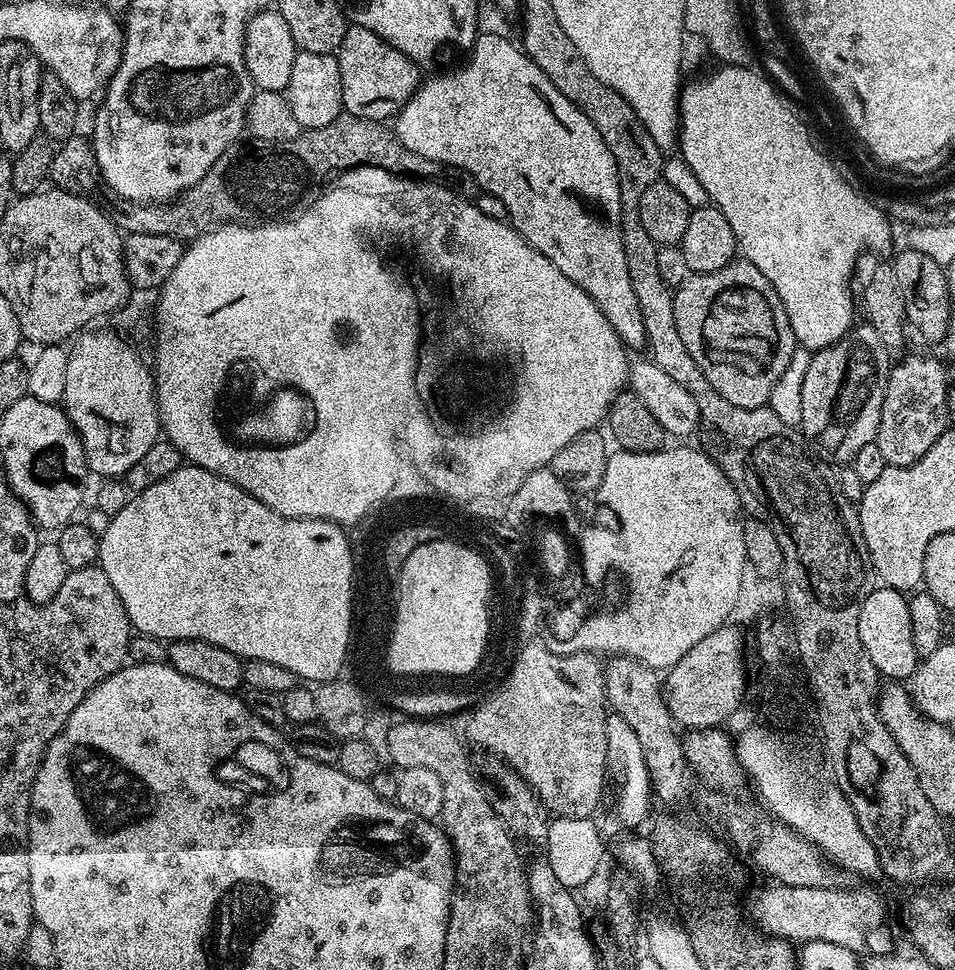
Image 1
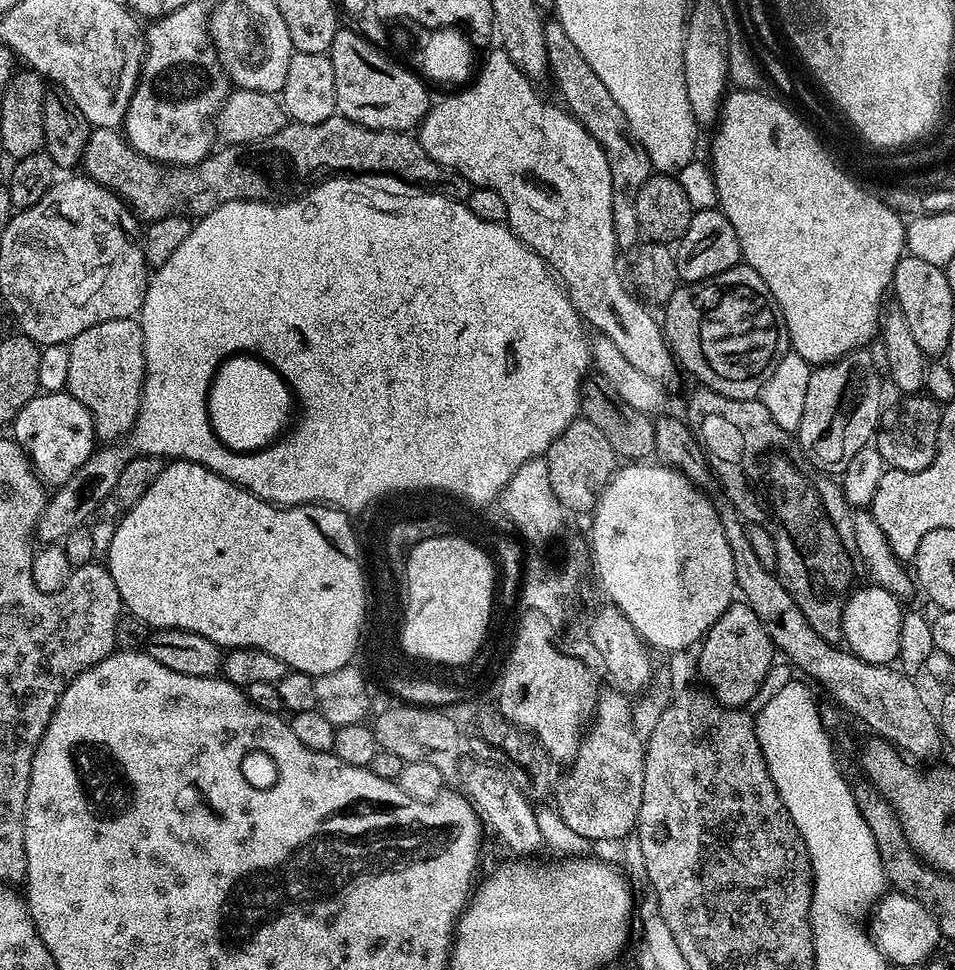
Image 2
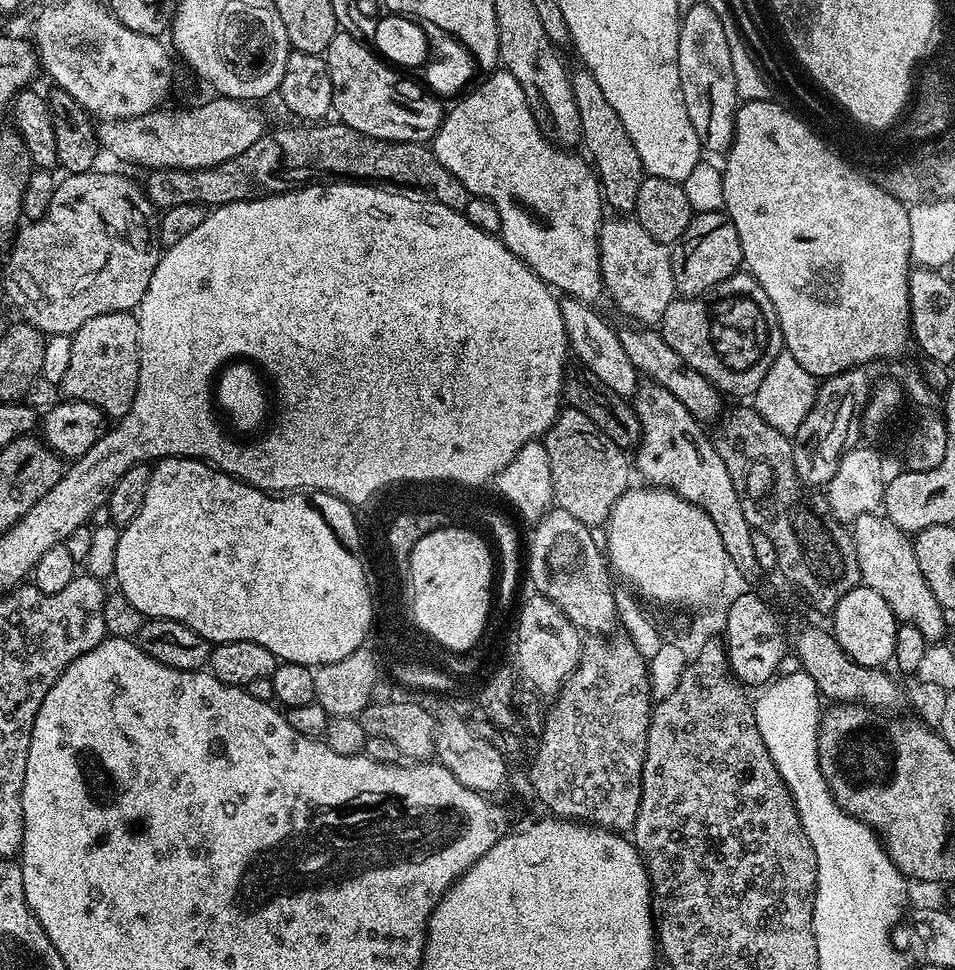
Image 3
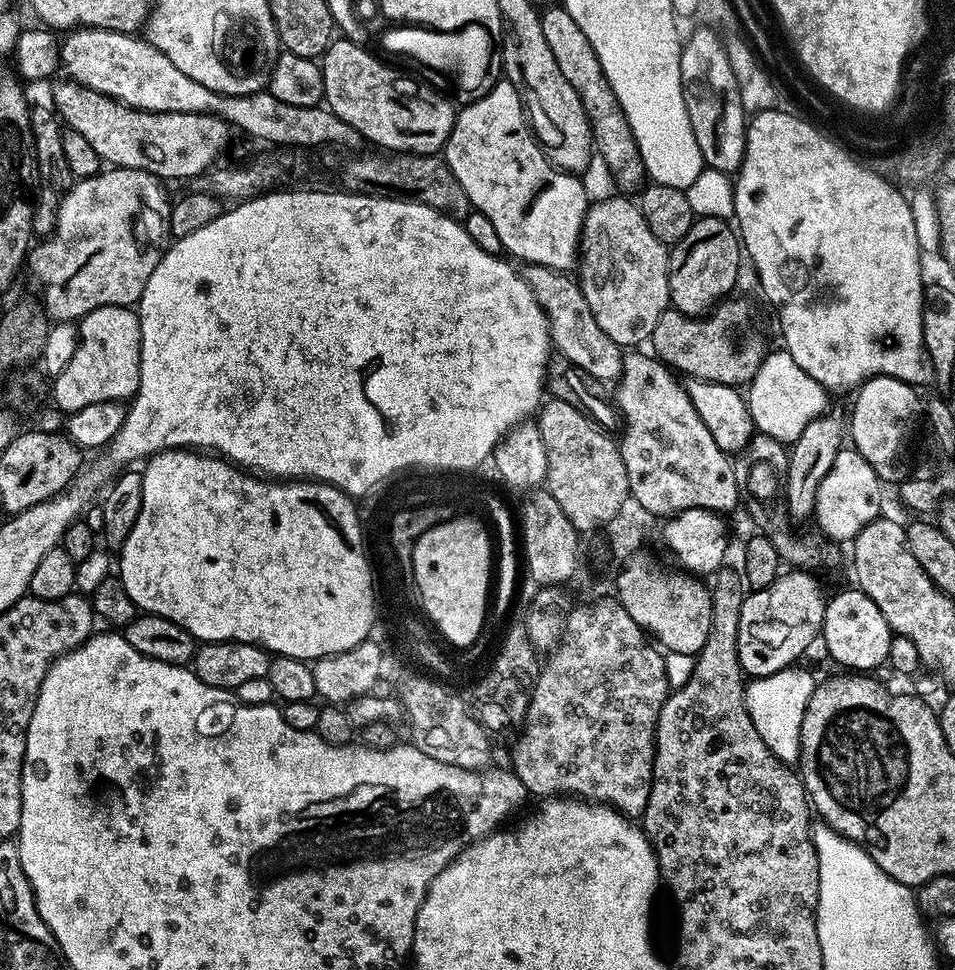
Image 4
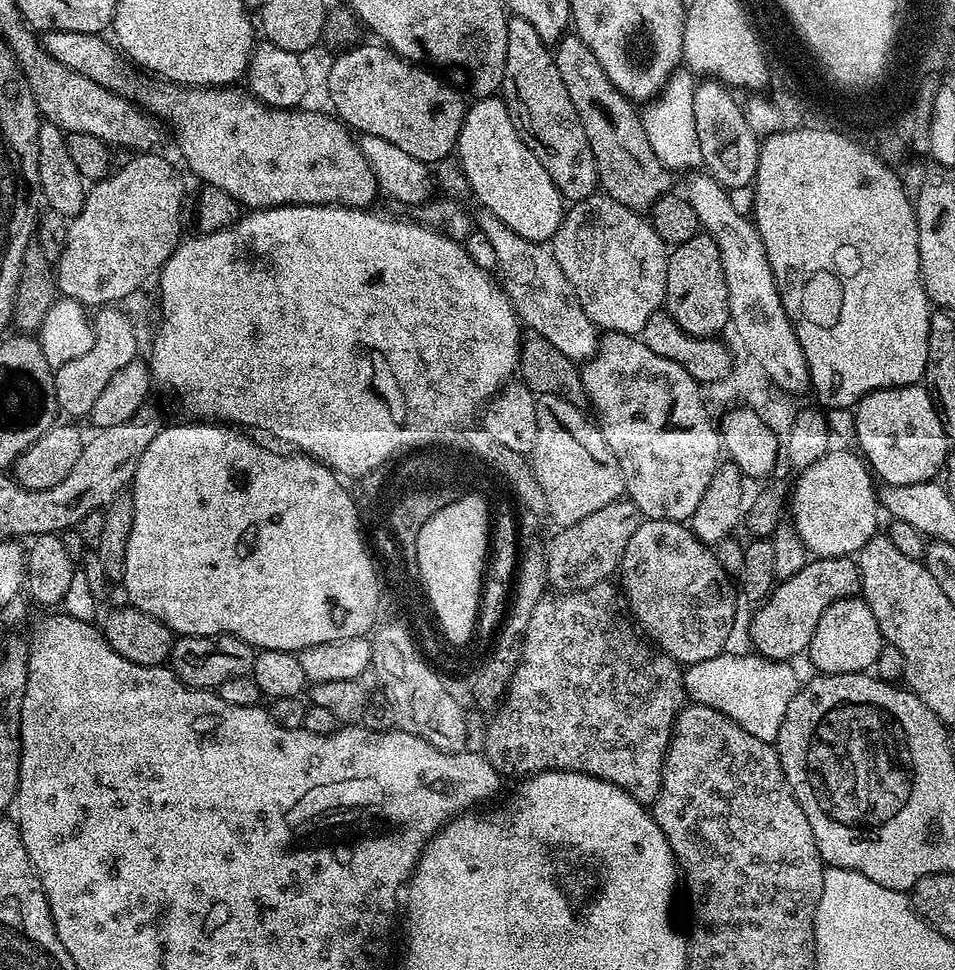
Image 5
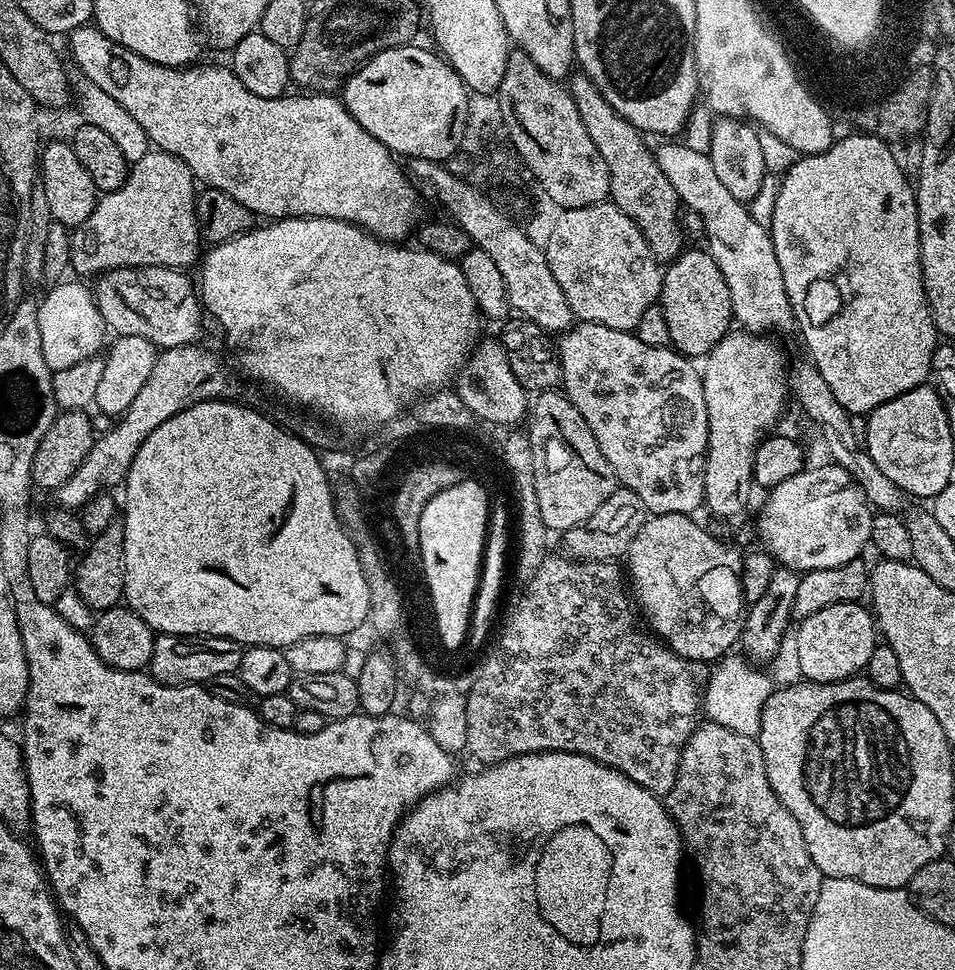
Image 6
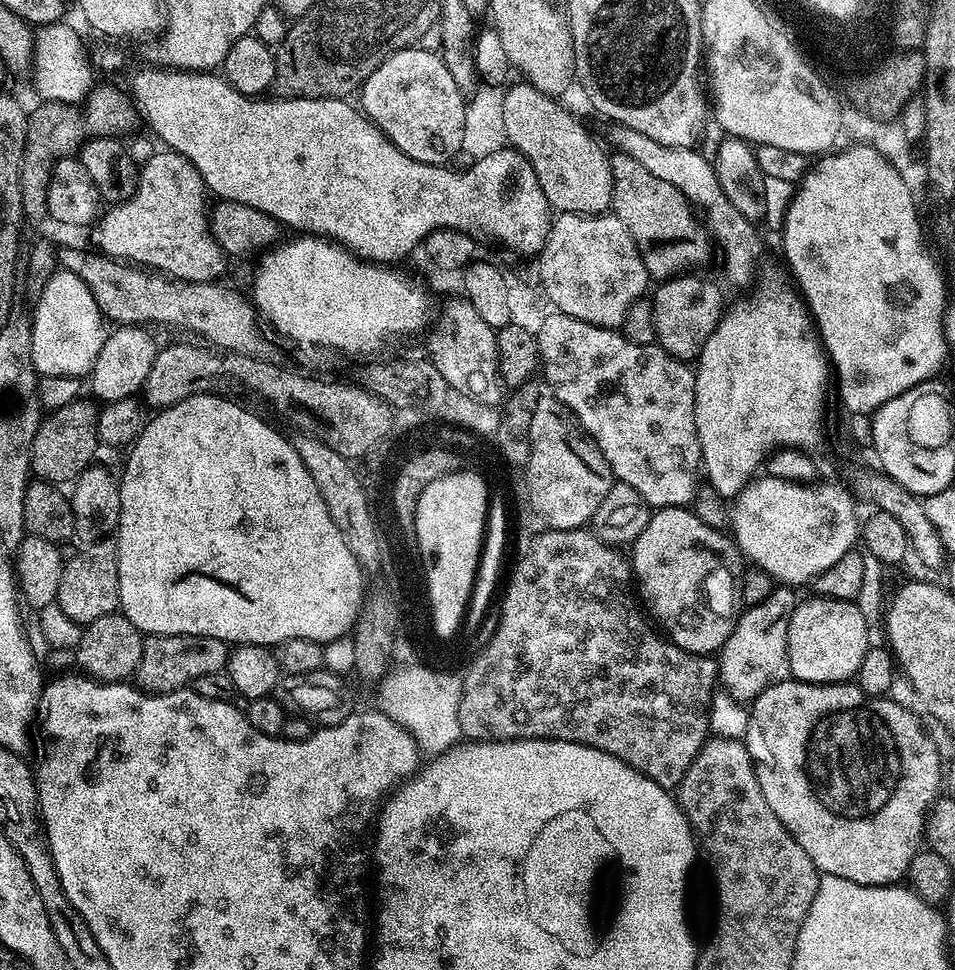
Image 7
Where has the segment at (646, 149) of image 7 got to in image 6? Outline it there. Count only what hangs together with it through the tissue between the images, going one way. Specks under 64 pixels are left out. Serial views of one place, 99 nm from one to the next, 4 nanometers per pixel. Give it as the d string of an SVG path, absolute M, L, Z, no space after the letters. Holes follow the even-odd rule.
M664 142L658 150L655 149L656 162L674 186L681 203L703 219L707 251L718 263L730 289L733 319L745 331L757 334L793 331L795 316L785 292L782 270L778 266L769 229L758 225L749 207L734 198L719 181L707 153L694 150L690 144L672 143L676 142Z

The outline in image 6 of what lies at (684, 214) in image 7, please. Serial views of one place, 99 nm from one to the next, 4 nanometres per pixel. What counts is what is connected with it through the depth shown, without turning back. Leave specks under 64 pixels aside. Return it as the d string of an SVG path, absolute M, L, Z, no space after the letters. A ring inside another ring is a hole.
M576 75L571 77L570 91L590 138L594 138L594 146L598 146L598 154L602 154L602 162L606 162L606 170L610 170L608 195L611 203L616 204L622 214L629 216L638 230L642 230L657 260L675 260L685 251L686 237L682 227L682 203L674 186L659 169L655 155L644 146L645 137L640 129L616 113L614 106L602 98L588 76Z

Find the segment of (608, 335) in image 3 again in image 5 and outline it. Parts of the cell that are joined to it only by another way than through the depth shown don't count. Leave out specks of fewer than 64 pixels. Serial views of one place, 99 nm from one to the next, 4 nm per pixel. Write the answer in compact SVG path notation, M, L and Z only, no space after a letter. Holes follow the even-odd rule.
M484 214L481 217L481 220L480 218L478 220L479 231L484 232L486 238L490 238L490 243L494 246L494 254L498 254L496 263L498 276L501 276L499 279L502 281L503 290L508 295L513 308L516 309L517 317L527 327L529 324L532 327L529 329L535 335L546 338L546 342L554 342L554 346L558 346L558 350L562 350L562 354L566 354L572 360L577 362L589 360L596 352L598 329L590 322L590 318L586 318L586 310L582 310L566 274L562 274L562 266L558 266L551 251L543 243L527 240L520 234L514 234L514 230L510 230L510 226L506 226L506 222L502 222L497 216Z

